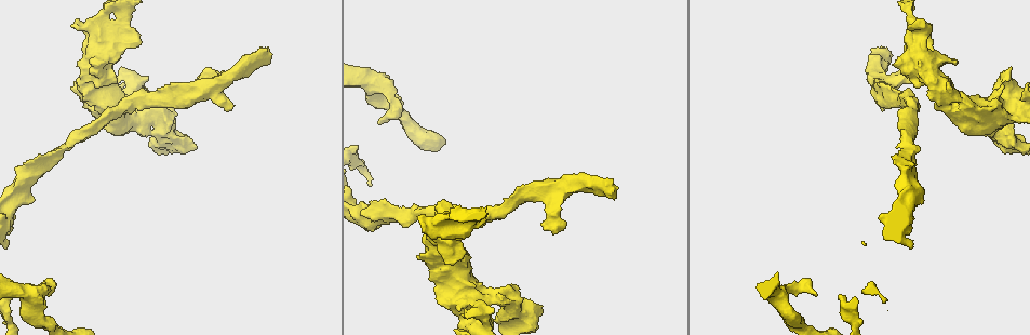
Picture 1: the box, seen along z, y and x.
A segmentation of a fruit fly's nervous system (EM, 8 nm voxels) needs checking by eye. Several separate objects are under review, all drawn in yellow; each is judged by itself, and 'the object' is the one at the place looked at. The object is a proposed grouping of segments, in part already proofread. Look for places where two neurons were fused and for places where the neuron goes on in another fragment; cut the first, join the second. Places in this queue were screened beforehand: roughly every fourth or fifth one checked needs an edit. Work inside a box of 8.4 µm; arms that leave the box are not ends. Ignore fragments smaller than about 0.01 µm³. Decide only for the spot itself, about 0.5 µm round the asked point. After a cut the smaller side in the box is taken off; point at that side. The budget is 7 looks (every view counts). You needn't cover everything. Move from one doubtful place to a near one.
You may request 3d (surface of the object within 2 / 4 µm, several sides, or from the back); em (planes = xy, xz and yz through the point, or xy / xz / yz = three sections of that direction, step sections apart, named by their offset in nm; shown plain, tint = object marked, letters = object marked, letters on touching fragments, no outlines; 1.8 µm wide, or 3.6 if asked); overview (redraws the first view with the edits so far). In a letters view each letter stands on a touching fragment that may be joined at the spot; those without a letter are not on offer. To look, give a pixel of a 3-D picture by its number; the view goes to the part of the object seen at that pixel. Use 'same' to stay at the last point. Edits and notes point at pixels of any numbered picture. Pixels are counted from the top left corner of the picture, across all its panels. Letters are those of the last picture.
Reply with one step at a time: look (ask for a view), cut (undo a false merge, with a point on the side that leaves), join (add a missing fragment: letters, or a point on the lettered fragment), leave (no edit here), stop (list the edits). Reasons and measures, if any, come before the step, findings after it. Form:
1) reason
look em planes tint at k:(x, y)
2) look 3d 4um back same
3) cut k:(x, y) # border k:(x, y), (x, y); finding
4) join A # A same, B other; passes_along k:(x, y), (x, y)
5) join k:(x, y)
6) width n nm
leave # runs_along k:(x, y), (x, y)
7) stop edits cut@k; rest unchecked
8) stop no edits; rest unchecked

free end
look 3d 4um at 1:(815, 291)

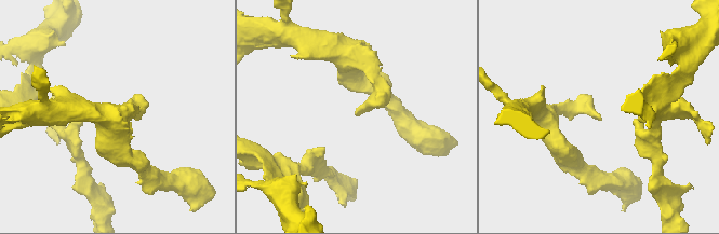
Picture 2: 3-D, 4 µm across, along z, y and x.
now the EM
look em planes letters at 2:(358, 115)

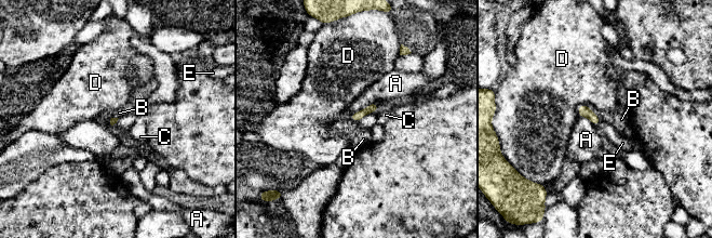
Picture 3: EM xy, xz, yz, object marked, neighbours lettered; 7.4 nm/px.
longest_contact A 240 nm
leave # A other, B other, C other, D other, E other; none of them fits

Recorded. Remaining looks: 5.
look em planes letters at 1:(552, 231)

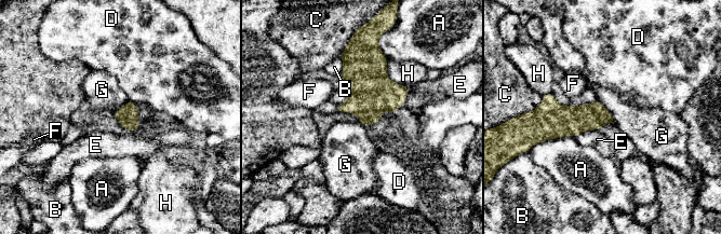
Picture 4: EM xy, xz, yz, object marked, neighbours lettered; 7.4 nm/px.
leave # A other, B other, C other, D other, E other, F other, G other, H other; border 4:(598, 99), (610, 113), (614, 123); no lettered fragment goes on from it

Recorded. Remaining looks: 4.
look em xz step 16 tint at 1:(514, 311)

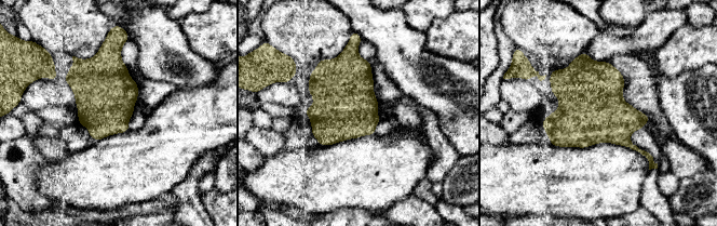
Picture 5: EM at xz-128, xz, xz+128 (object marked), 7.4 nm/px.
what lies round it
look em xz step 16 letters same

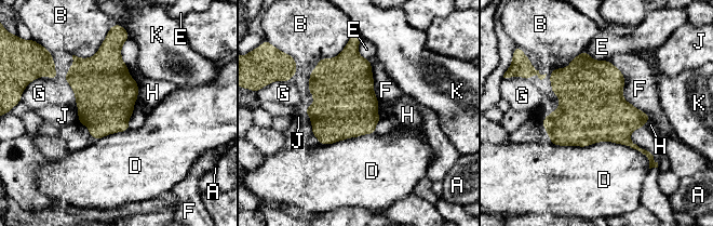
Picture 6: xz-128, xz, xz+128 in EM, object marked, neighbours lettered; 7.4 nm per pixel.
leave # A other, B other, D other, E other, F other, G other, H other, J other, K other; border 6:(549, 140), (624, 144), (649, 168); one neuron here

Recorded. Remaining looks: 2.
stop no edits; rest unchecked

